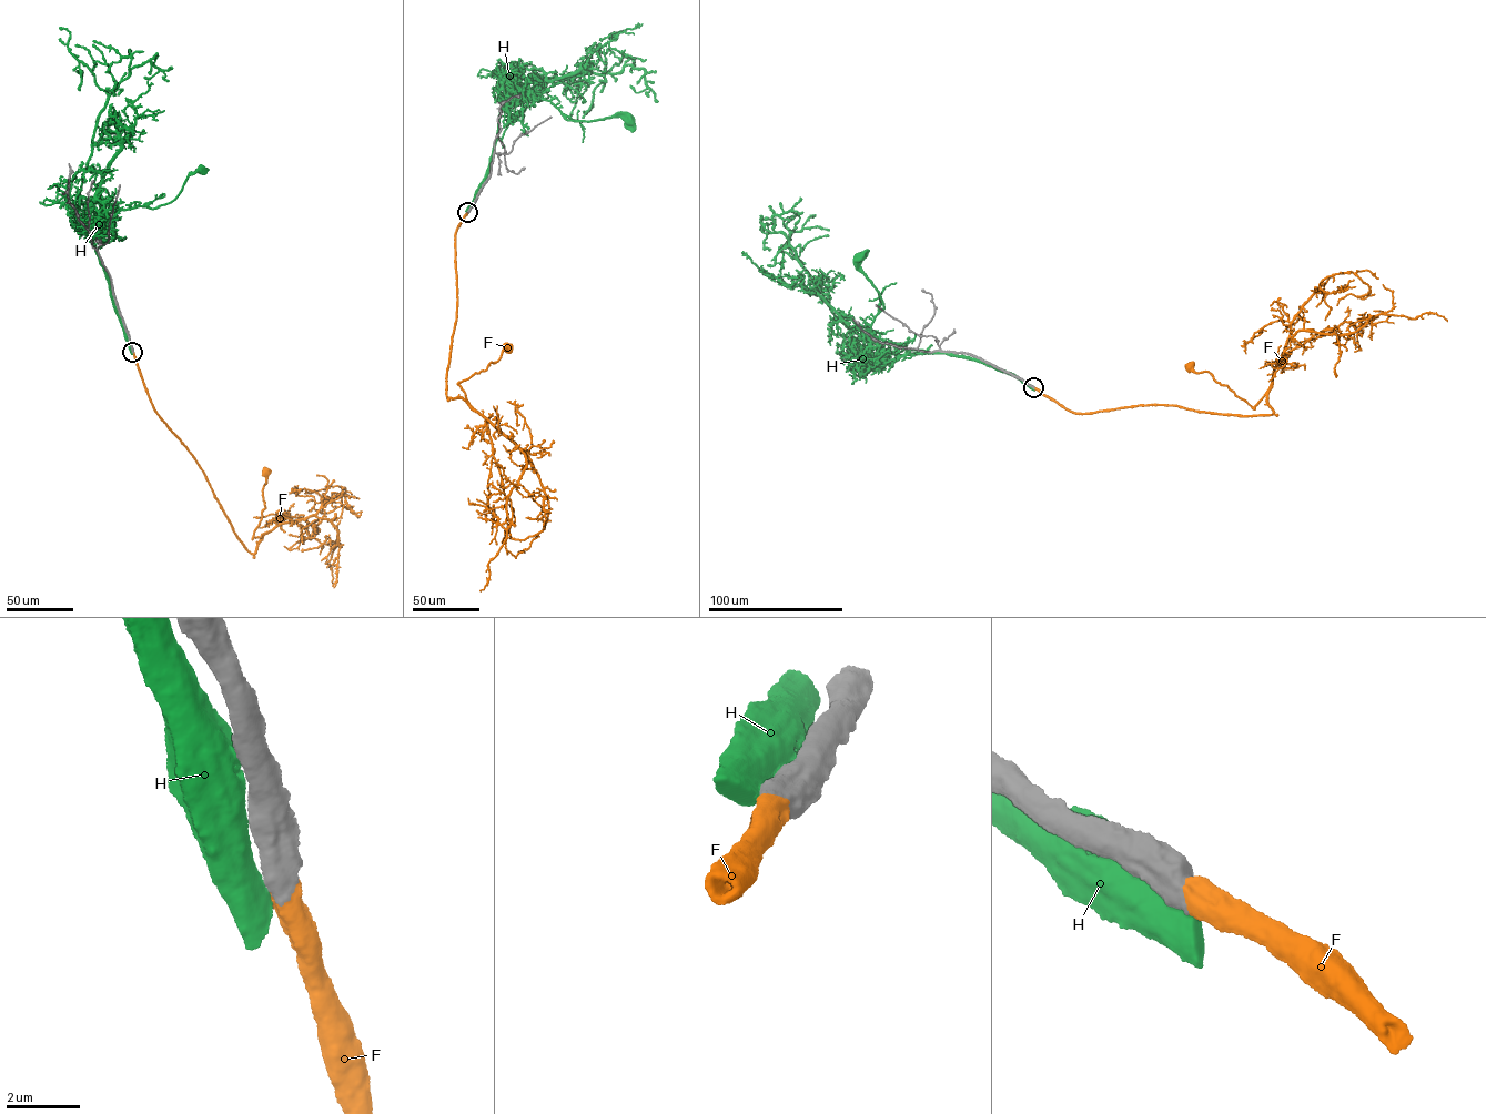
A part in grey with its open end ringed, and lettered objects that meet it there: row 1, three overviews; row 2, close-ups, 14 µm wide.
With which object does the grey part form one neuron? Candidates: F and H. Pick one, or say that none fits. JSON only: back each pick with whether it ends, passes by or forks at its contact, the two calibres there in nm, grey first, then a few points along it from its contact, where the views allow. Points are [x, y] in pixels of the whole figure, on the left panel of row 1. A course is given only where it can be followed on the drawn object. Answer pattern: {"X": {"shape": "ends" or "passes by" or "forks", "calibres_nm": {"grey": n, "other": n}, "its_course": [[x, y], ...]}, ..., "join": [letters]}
{"F": {"shape": "ends", "calibres_nm": {"grey": 800, "other": 700}, "its_course": [[133, 352], [158, 413], [194, 457], [234, 532], [253, 554], [263, 534], [252, 538], [265, 507], [265, 473]]}, "join": ["F"]}

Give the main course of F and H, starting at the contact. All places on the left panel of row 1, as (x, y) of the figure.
F: (133, 352), (158, 413), (194, 457), (234, 532), (253, 554), (263, 534), (252, 538), (265, 507), (265, 473)
H: (132, 352), (86, 231), (86, 208), (100, 195), (121, 209), (158, 206), (177, 198), (190, 173), (202, 170)

